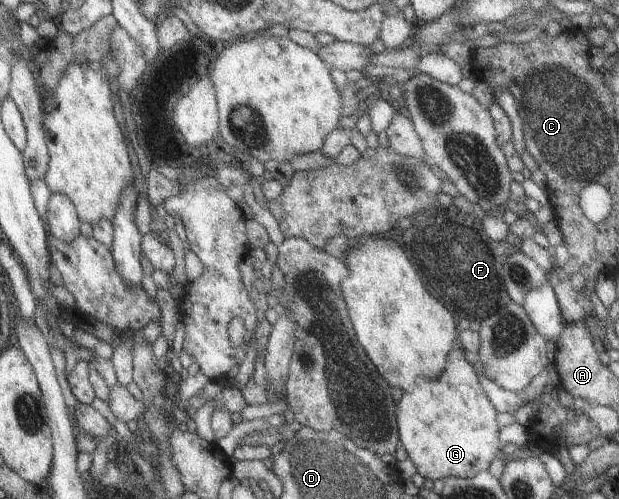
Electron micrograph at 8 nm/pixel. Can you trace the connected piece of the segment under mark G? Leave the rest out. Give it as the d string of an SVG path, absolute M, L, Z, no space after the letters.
M454 347L452 353L448 353L448 367L440 373L438 379L420 377L422 381L415 383L416 389L412 389L412 393L404 391L402 399L396 404L400 405L400 443L404 445L408 458L416 466L417 474L433 482L448 477L475 477L478 473L487 471L498 452L502 450L496 422L498 412L483 391L472 364L466 359L464 350Z

